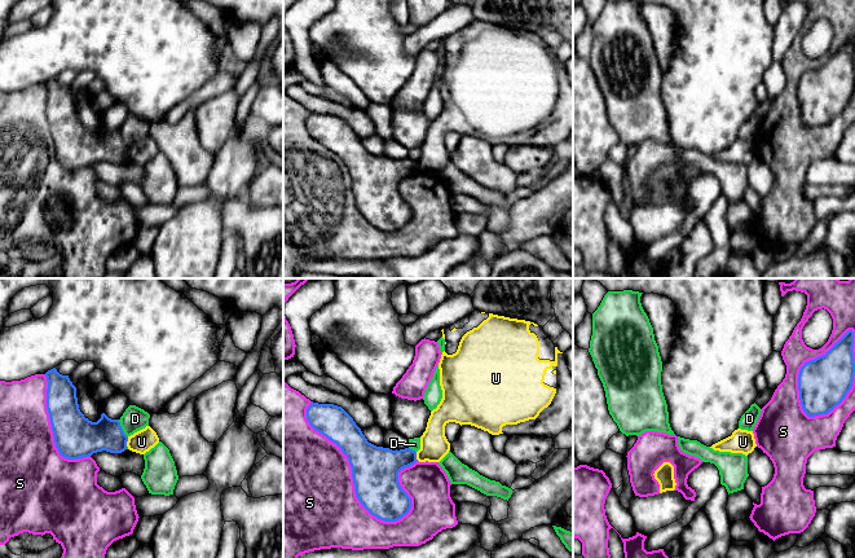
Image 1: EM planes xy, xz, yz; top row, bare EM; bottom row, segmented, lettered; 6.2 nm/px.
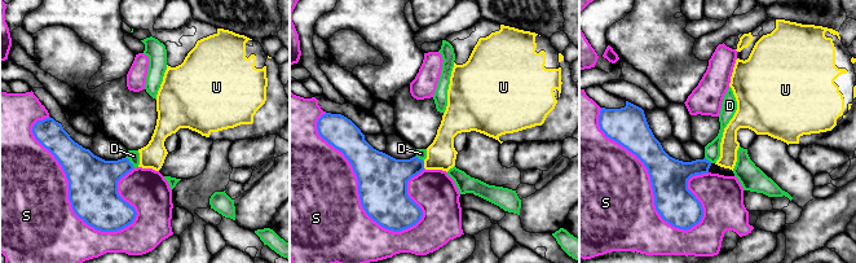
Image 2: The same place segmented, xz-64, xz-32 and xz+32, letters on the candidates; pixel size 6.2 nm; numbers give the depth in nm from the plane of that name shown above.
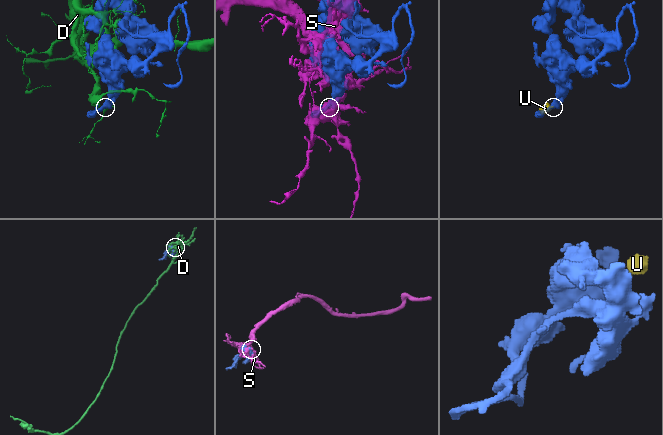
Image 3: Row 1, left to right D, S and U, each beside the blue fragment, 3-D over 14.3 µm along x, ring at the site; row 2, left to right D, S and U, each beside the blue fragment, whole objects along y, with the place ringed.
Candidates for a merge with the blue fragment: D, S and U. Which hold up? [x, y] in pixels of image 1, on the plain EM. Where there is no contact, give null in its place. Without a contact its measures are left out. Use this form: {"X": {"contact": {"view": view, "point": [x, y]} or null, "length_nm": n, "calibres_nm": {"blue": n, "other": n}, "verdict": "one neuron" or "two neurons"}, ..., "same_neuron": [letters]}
{"D": {"contact": {"view": "xy", "point": [122, 139]}, "length_nm": 130, "calibres_nm": {"blue": 240, "other": 150}, "verdict": "two neurons"}, "S": {"contact": {"view": "xz", "point": [352, 183]}, "length_nm": 900, "calibres_nm": {"blue": 280, "other": 480}, "verdict": "two neurons"}, "U": {"contact": {"view": "xy", "point": [127, 150]}, "length_nm": 70, "calibres_nm": {"blue": 200, "other": 140}, "verdict": "two neurons"}, "same_neuron": []}

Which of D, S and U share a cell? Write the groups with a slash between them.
D / S / U

